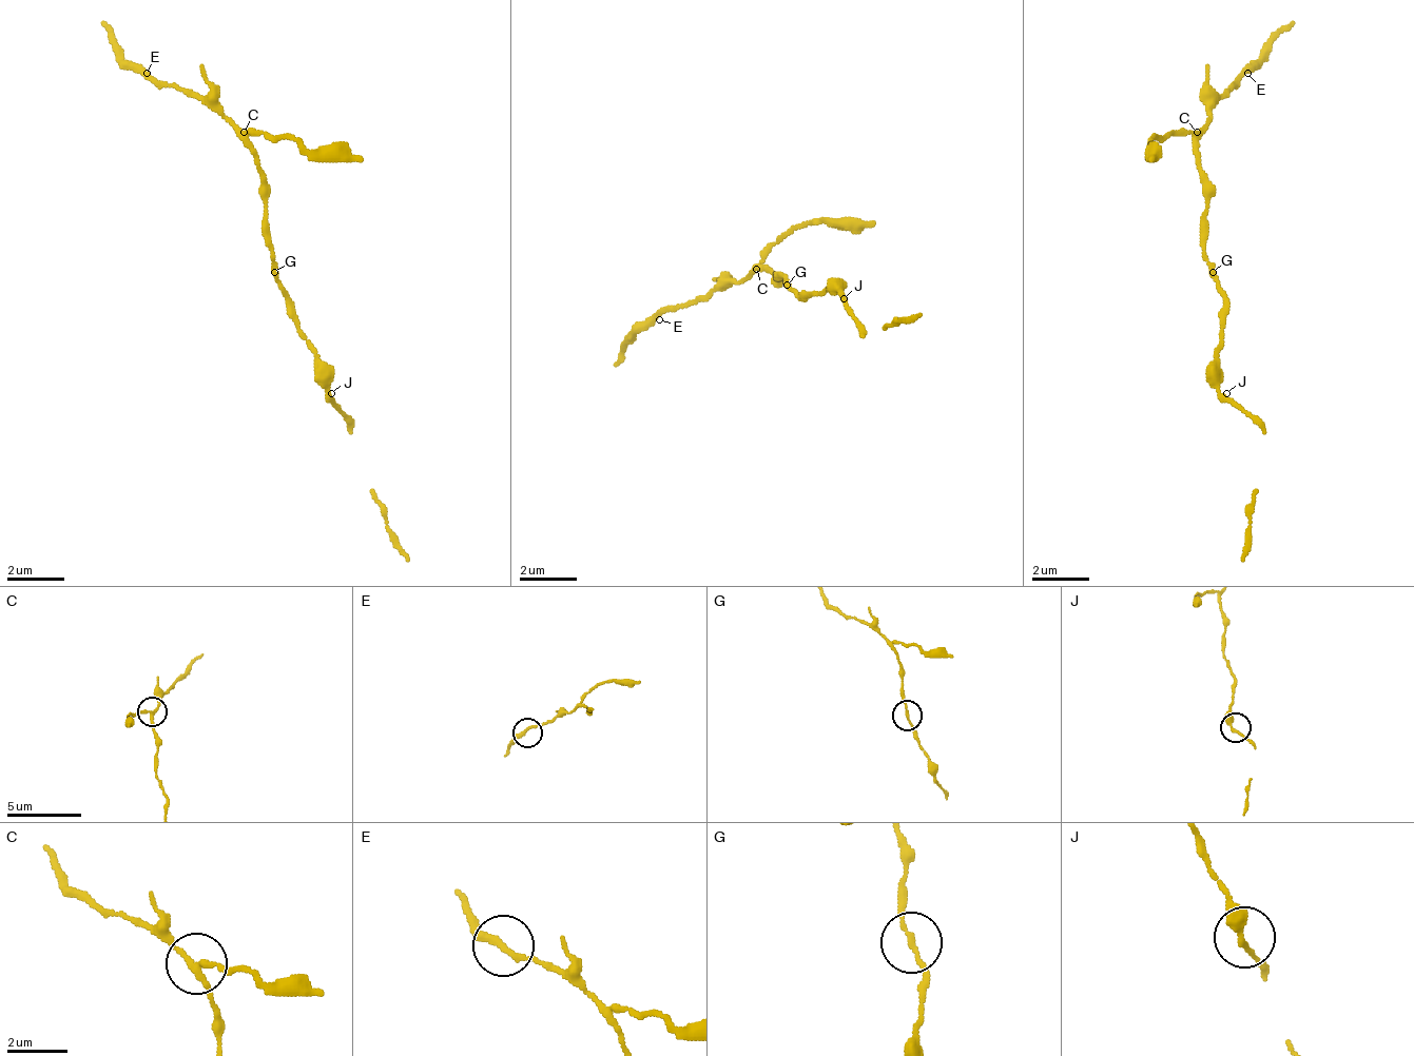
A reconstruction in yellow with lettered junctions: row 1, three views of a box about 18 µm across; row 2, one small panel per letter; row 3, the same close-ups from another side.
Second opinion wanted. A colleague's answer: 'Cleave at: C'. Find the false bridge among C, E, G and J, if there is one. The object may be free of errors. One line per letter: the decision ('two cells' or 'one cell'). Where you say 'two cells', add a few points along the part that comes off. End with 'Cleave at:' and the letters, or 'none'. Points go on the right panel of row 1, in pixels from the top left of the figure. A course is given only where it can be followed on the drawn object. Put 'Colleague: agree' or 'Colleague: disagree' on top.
Colleague: agree
C: two cells; foreign part runs (1198, 130), (1148, 144), (1156, 158)
E: one cell
G: one cell
J: one cell
Cleave at: C

